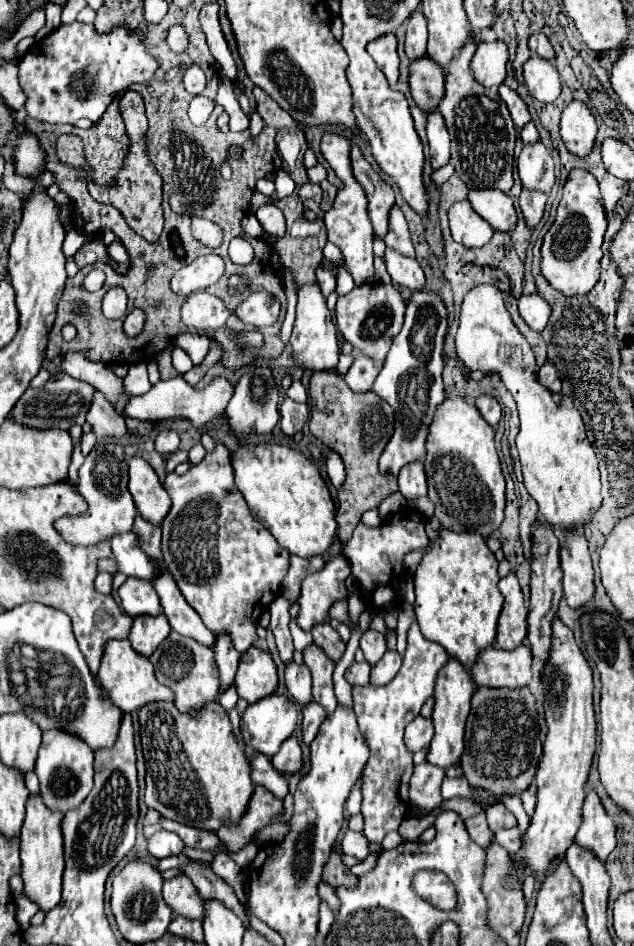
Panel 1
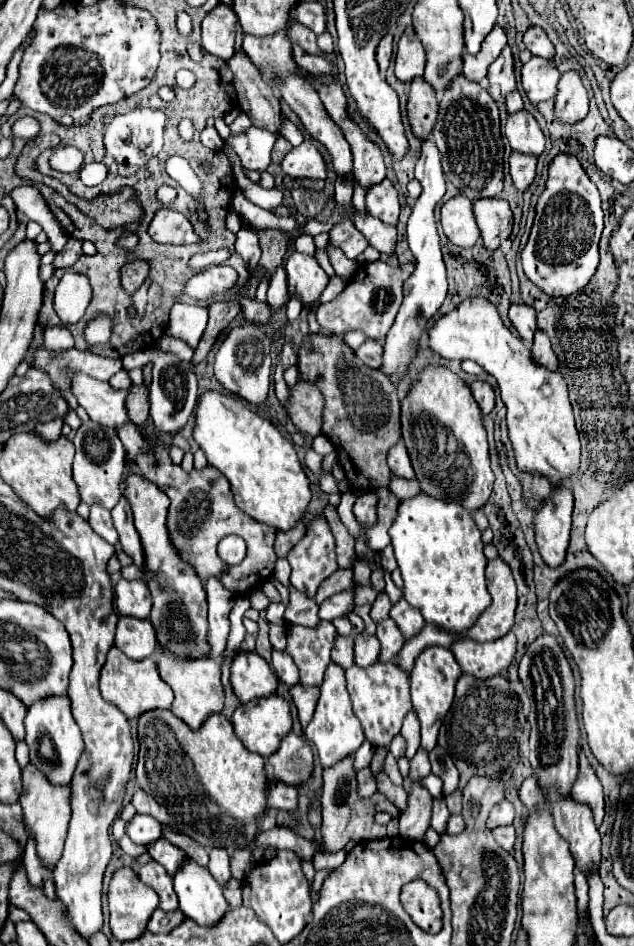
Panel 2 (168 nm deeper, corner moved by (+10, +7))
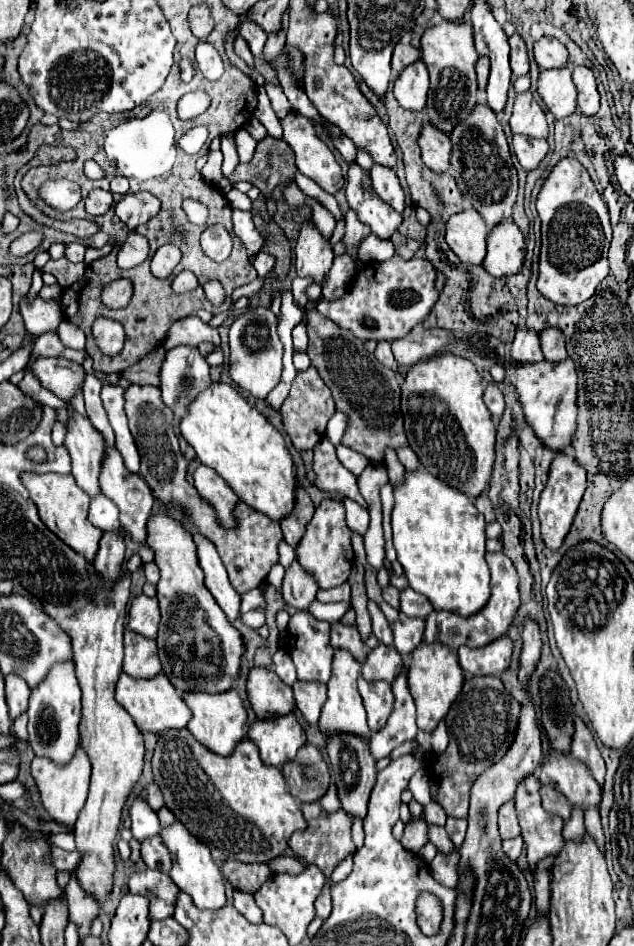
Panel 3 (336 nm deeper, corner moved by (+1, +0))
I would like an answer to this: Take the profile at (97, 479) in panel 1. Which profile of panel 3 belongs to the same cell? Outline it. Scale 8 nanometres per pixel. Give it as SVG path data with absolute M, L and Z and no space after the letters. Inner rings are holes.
M67 403L67 411L71 413L71 417L69 417L69 421L63 423L67 427L63 447L67 449L67 453L73 461L73 471L71 473L77 481L77 485L89 497L95 497L97 493L101 493L99 471L101 471L103 453L105 453L105 441L93 429L89 419L79 415L71 407L71 403Z

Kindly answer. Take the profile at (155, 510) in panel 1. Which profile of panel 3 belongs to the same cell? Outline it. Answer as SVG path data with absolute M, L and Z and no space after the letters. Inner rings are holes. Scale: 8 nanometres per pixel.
M151 515L147 529L147 543L155 551L155 563L161 571L161 579L157 583L161 609L157 645L163 675L167 675L171 685L179 691L229 691L239 679L241 655L245 653L241 633L227 623L223 609L215 603L215 599L211 599L211 593L203 583L203 571L197 563L191 535L169 515Z

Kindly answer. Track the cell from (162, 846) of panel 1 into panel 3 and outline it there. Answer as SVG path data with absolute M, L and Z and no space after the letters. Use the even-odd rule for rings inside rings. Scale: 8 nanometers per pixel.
M135 797L133 805L129 807L129 815L131 815L131 833L137 841L143 841L147 837L155 837L161 831L157 813L151 811L151 807L147 807L147 803L141 797Z

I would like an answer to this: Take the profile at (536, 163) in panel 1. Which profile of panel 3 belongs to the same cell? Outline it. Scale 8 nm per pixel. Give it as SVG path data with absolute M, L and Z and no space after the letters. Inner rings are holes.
M525 91L515 97L511 131L523 133L529 137L547 137L547 121L539 103L533 99L531 91Z

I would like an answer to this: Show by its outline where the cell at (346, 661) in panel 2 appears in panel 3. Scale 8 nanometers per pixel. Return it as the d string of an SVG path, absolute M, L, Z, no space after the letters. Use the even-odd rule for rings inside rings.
M339 621L333 623L331 625L331 645L349 649L361 663L365 661L365 645L361 643L359 631L355 625L343 625Z

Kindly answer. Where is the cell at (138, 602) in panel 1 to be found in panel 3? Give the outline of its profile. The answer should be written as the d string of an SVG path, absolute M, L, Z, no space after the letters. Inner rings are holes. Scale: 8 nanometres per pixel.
M139 595L129 609L129 629L135 633L155 639L159 627L159 605L157 599L151 599L147 595Z

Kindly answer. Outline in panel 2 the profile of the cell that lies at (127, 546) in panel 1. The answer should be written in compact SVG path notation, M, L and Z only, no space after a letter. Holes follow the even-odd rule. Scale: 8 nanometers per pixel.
M94 504L90 508L90 526L94 528L94 532L98 536L102 536L108 544L116 544L118 542L118 534L116 534L116 528L112 526L112 518L110 518L110 512L98 504Z

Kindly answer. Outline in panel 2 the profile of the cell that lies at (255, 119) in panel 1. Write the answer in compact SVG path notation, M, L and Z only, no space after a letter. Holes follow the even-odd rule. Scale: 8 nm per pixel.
M250 126L246 132L240 132L238 136L230 134L224 140L224 144L230 144L230 148L236 150L244 168L260 172L270 166L270 150L274 146L274 136L266 130Z

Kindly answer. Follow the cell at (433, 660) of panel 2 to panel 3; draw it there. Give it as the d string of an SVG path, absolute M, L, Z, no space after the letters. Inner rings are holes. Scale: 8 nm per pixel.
M421 643L415 649L415 653L411 653L411 659L409 659L407 683L417 707L417 725L423 731L435 729L435 725L447 715L451 701L459 695L463 687L463 671L459 667L457 655L443 655L443 653L455 653L455 651L449 647L443 647L441 643Z

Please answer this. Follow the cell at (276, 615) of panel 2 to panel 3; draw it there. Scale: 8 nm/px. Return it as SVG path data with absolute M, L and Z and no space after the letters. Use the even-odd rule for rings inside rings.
M251 589L241 595L241 613L247 613L249 609L265 609L265 597L259 589Z

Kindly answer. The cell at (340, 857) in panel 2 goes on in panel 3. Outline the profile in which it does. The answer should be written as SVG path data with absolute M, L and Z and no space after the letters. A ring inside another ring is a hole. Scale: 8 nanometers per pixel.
M326 878L325 885L319 895L320 897L318 897L315 902L316 917L319 917L323 921L329 917L332 911L332 901L330 895L331 886L330 878Z

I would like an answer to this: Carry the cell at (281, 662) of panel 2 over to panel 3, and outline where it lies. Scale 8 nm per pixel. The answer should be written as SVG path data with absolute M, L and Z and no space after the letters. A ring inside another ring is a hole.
M279 649L275 655L273 655L273 671L279 675L279 679L287 685L293 685L297 681L297 673L295 673L295 665L291 661L291 657Z

